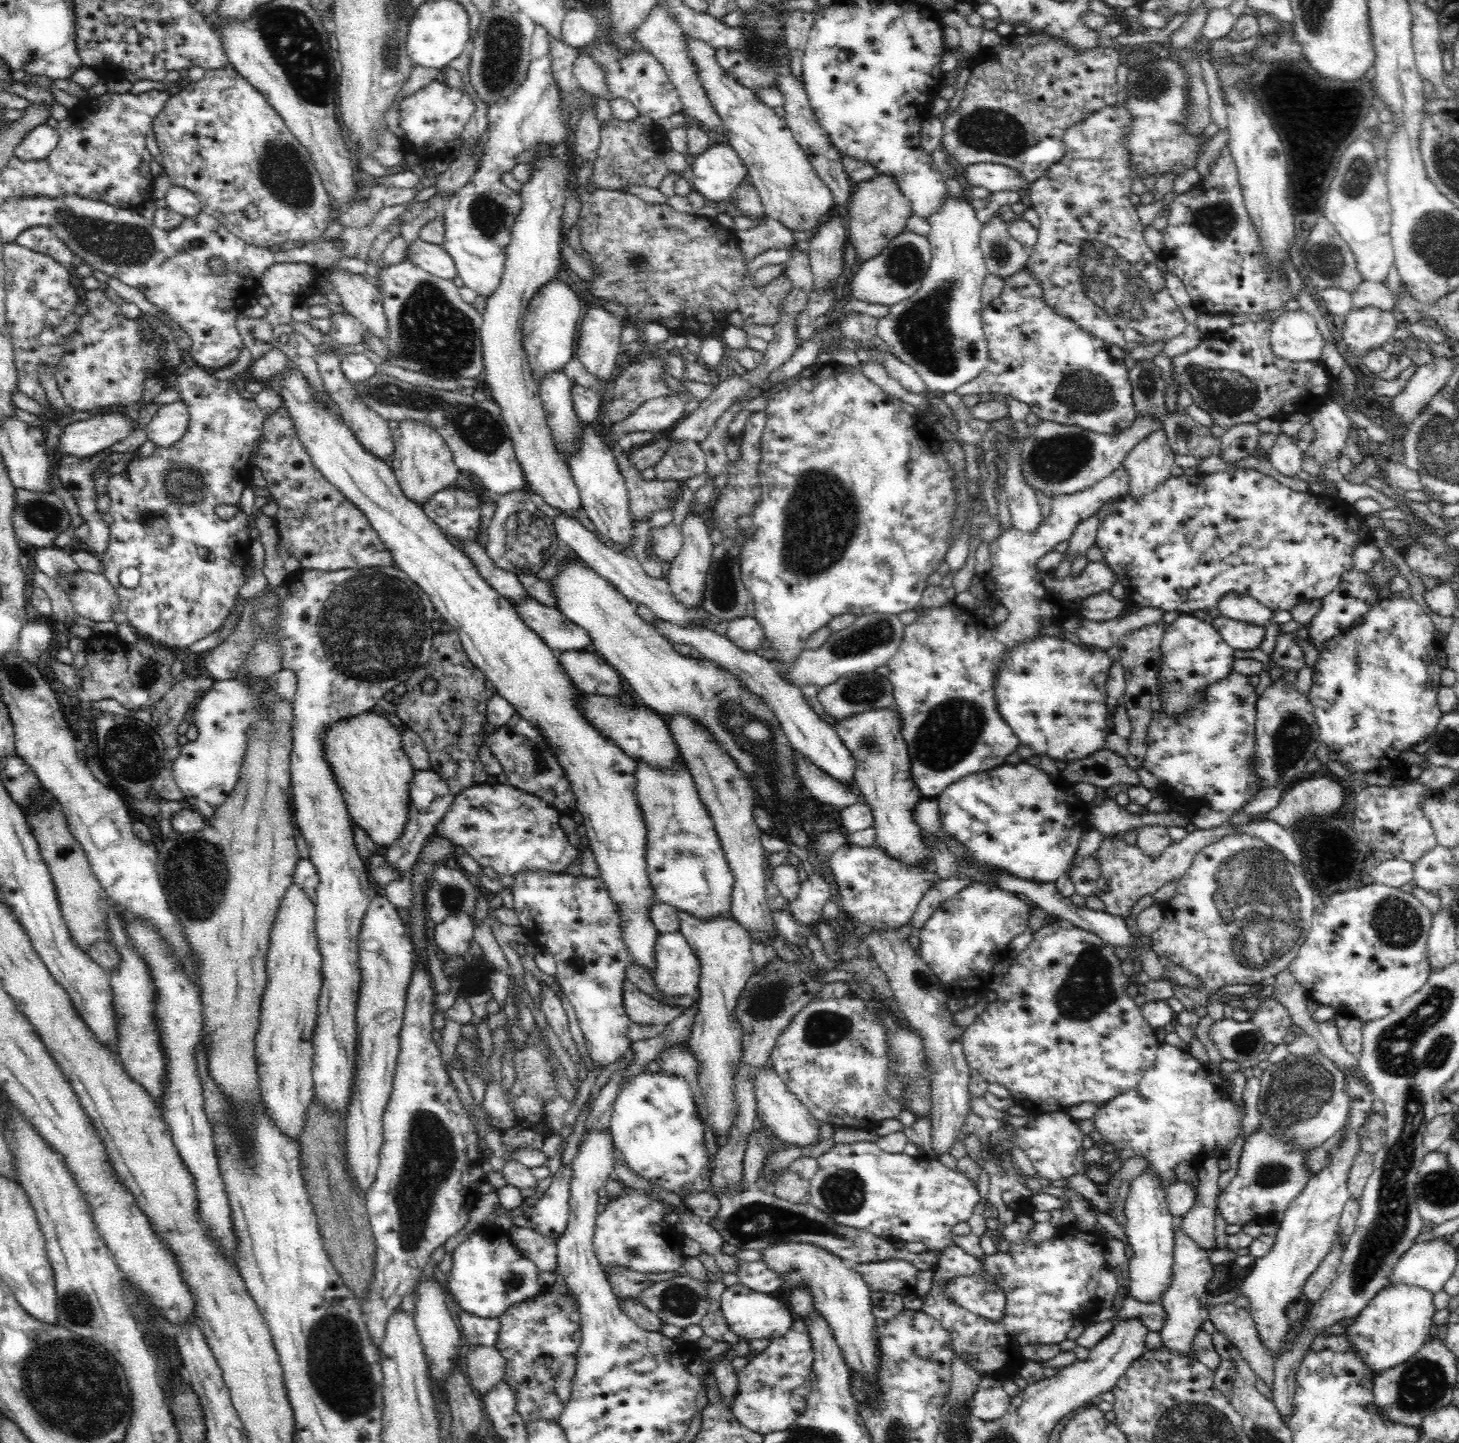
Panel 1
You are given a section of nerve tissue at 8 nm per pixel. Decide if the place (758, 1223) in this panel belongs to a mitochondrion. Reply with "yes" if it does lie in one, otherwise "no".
yes

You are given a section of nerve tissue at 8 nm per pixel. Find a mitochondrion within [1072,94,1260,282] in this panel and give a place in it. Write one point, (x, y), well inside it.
(1214, 220)

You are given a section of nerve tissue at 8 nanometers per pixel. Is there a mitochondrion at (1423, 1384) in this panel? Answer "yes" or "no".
yes

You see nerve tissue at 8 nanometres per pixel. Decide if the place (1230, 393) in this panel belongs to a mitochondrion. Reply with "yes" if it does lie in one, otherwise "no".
yes

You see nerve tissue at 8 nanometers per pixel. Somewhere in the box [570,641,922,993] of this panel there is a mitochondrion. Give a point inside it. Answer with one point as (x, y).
(751, 735)

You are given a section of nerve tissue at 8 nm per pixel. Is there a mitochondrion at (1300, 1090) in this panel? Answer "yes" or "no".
yes

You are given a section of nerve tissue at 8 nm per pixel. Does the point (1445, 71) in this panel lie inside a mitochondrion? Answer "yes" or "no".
no

